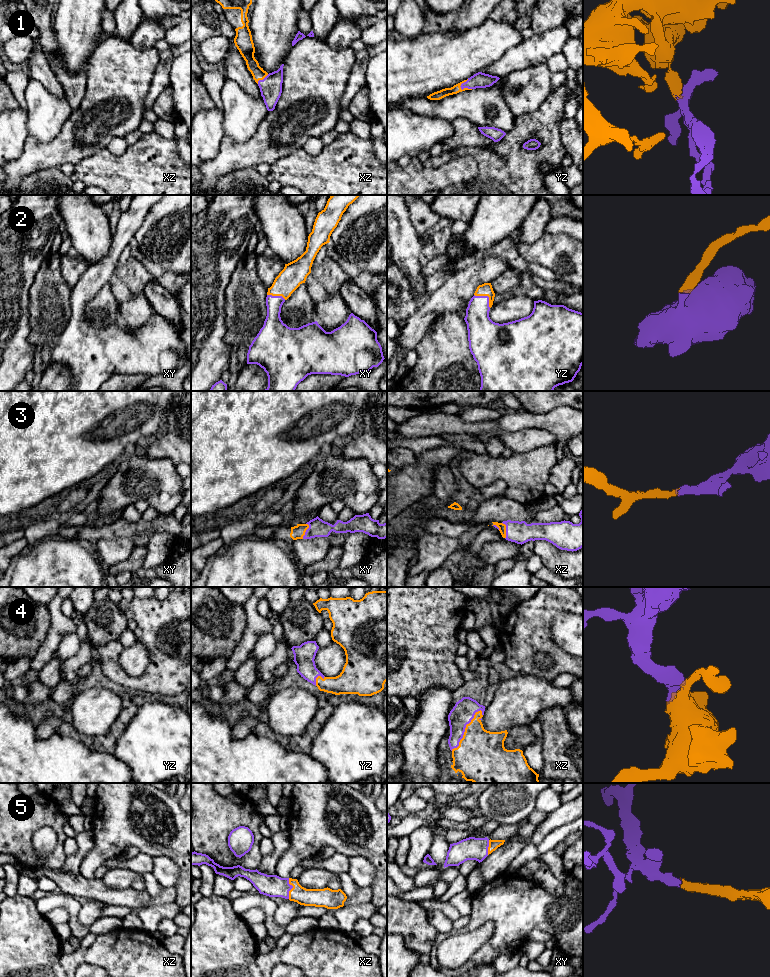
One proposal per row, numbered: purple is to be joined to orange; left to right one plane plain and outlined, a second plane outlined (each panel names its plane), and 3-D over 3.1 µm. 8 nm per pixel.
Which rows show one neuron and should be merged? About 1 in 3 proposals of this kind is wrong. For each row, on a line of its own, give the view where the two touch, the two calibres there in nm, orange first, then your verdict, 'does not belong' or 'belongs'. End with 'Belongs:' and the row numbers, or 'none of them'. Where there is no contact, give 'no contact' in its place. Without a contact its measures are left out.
1: yz | 70/130 nm | belongs
2: yz | 100/200 nm | belongs
3: xz | 60/180 nm | belongs
4: xz | 400/180 nm | belongs
5: xz | 140/180 nm | belongs
Belongs: 1, 2, 3, 4, 5

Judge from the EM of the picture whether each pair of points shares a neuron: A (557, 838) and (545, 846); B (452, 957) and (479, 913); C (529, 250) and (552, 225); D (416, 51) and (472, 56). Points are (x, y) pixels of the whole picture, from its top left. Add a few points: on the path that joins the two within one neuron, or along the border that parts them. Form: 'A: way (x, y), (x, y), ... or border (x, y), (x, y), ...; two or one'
A: way (554, 838), (548, 843); one
B: border (491, 921), (492, 935), (474, 952); two
C: border (545, 232), (566, 234), (569, 237); two
D: way (430, 56), (458, 56); one

